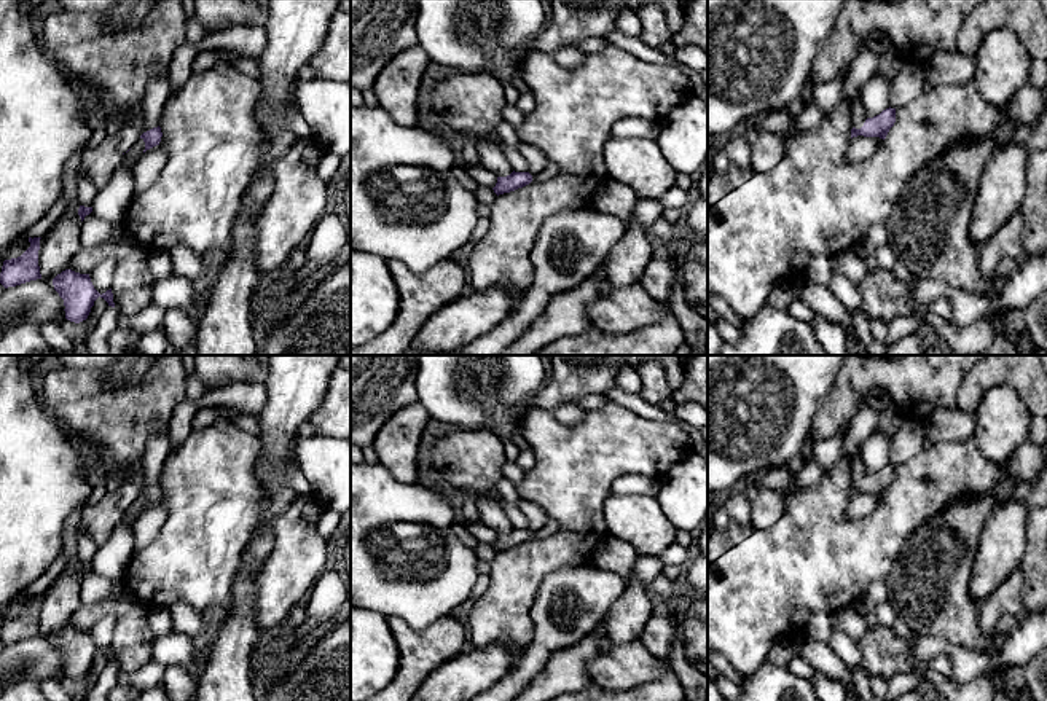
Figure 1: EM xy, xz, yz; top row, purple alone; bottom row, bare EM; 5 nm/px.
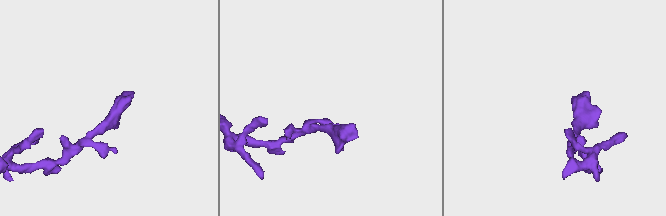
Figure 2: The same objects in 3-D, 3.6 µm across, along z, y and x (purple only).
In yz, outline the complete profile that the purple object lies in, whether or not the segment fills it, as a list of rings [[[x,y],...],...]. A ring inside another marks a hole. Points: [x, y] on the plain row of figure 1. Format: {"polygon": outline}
{"polygon": [[[861,454],[851,464],[851,495],[857,492],[886,495],[889,486],[896,480],[896,465],[886,465],[880,472],[869,475],[865,472]]]}

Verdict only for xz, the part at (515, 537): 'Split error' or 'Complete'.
Split error

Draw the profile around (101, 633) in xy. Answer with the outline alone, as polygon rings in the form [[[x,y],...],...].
[[[105,615],[89,629],[91,639],[100,652],[112,645],[115,626],[116,617]]]

